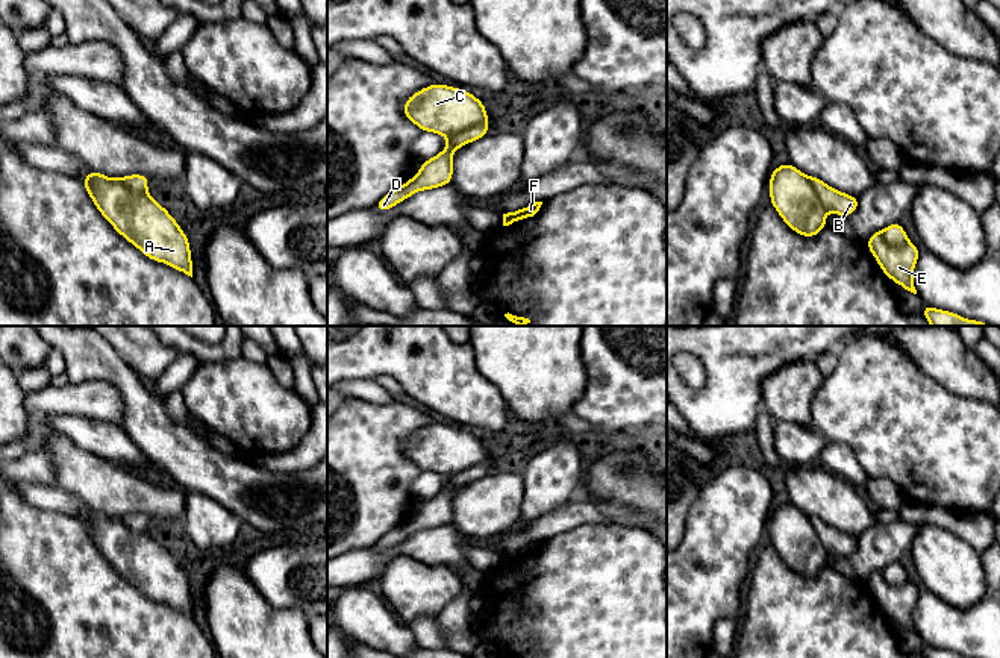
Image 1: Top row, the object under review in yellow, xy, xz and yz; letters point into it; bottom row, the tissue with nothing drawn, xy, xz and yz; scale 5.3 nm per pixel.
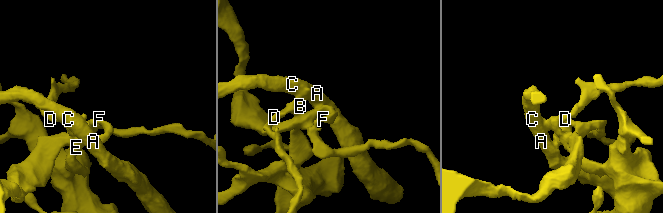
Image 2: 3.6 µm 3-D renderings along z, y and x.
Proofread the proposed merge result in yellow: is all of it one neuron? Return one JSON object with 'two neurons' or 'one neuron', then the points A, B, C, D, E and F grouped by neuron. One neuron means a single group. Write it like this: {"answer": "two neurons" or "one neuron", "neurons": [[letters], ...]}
{"answer": "two neurons", "neurons": [["A", "C", "F"], ["B", "D", "E"]]}

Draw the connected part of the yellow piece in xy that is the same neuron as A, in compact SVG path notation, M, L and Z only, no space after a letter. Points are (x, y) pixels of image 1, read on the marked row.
M88 171L80 180L98 212L148 259L192 277L186 233L147 191L133 193L120 179Z

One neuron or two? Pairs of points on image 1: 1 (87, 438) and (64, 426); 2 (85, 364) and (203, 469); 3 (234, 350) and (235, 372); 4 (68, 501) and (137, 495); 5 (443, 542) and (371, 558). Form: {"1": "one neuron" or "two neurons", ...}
{"1": "one neuron", "2": "one neuron", "3": "two neurons", "4": "two neurons", "5": "one neuron"}

